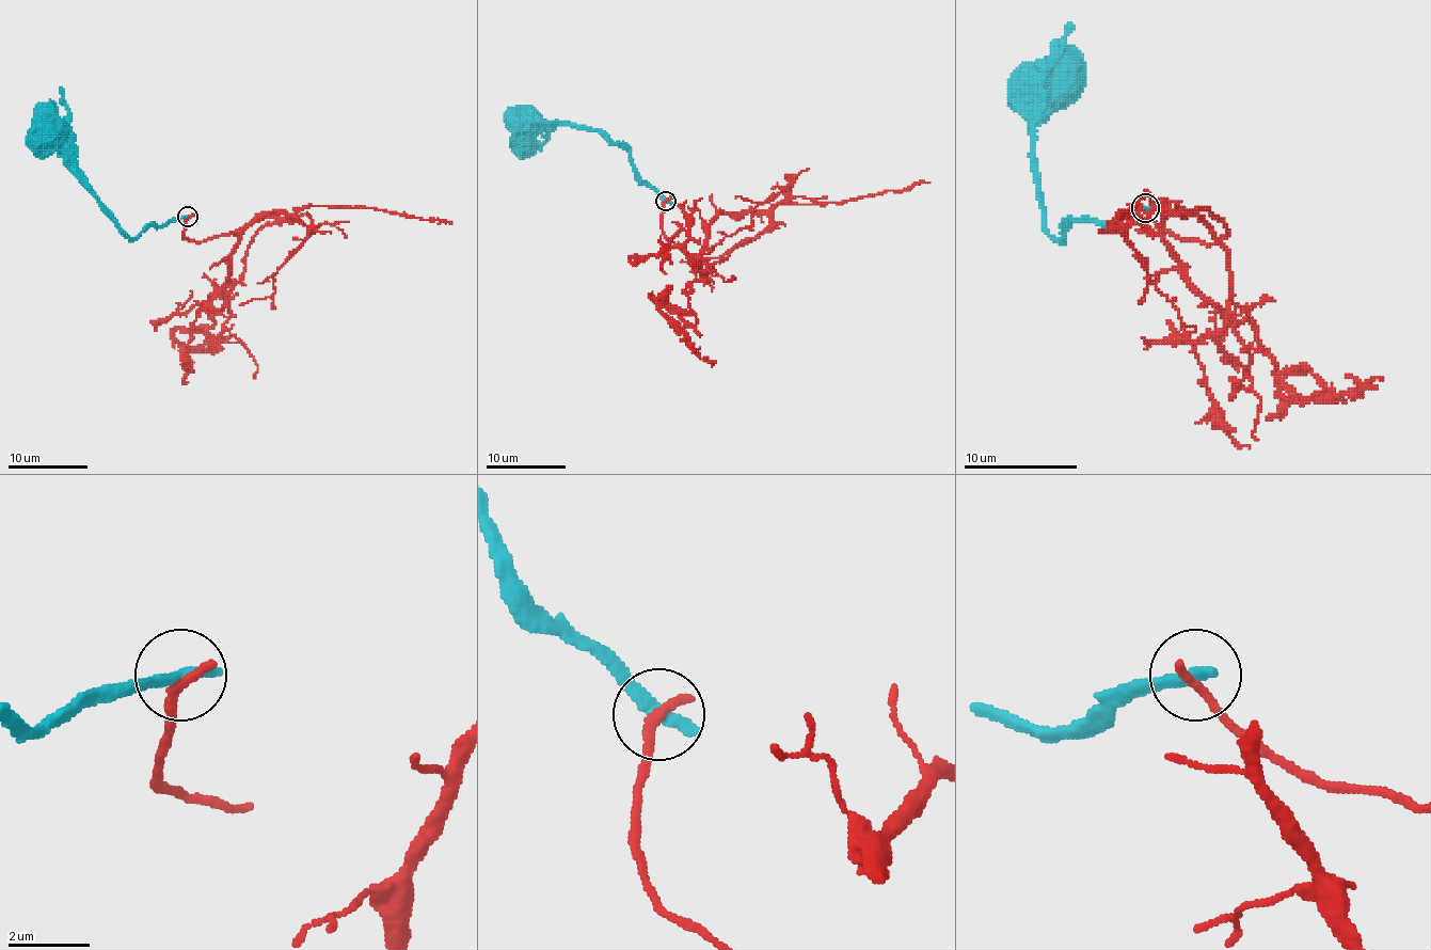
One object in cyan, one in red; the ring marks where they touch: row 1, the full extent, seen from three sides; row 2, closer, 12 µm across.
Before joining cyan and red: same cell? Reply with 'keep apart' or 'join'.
keep apart

